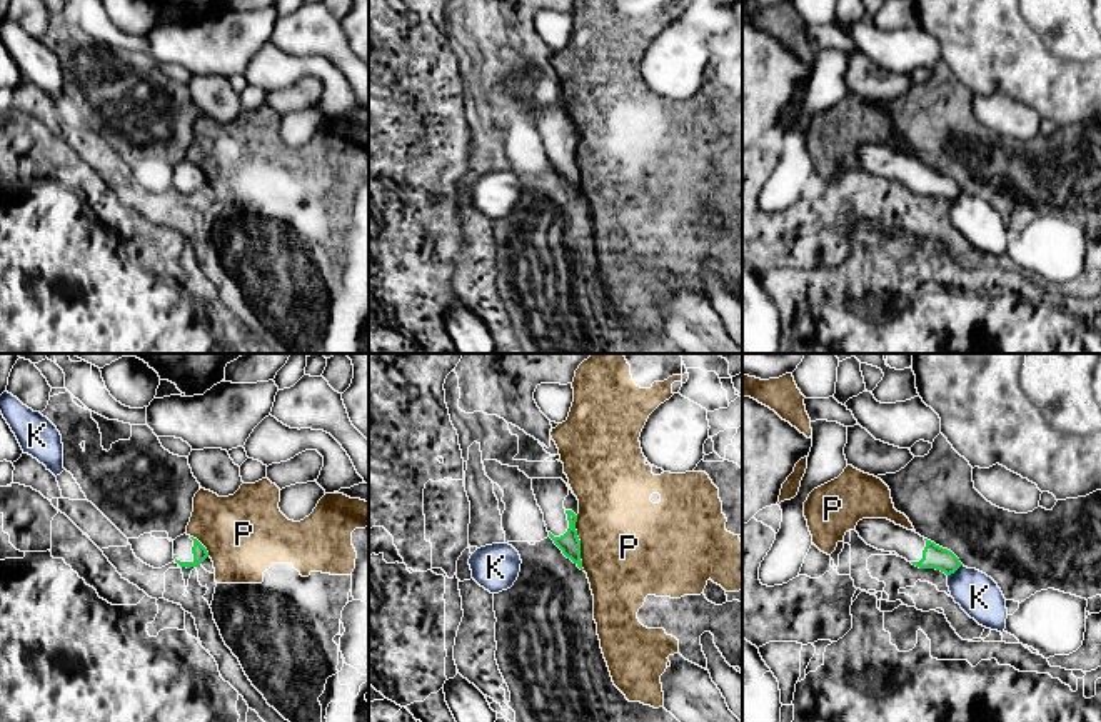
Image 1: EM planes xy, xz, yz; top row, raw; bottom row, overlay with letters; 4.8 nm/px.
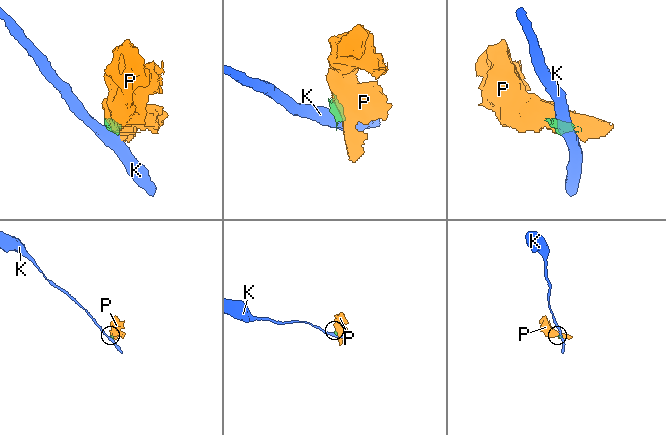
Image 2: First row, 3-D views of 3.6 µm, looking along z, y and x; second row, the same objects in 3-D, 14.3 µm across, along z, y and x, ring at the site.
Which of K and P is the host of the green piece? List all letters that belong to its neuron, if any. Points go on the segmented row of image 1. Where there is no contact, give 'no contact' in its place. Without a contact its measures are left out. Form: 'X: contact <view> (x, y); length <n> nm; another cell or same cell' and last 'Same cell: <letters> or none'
K: contact yz (955, 571); length 90 nm; another cell
P: contact xz (579, 542); length 260 nm; another cell
Same cell: none

